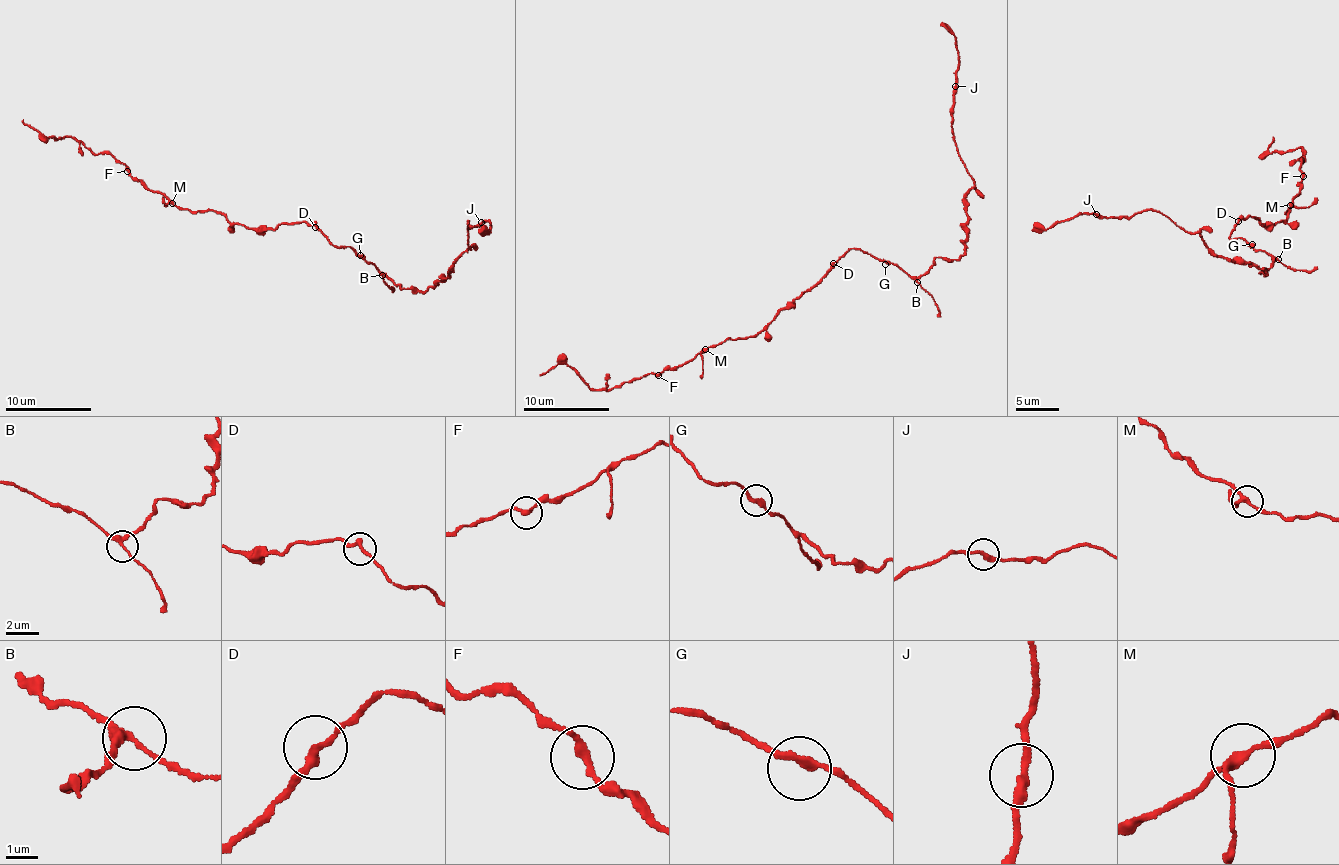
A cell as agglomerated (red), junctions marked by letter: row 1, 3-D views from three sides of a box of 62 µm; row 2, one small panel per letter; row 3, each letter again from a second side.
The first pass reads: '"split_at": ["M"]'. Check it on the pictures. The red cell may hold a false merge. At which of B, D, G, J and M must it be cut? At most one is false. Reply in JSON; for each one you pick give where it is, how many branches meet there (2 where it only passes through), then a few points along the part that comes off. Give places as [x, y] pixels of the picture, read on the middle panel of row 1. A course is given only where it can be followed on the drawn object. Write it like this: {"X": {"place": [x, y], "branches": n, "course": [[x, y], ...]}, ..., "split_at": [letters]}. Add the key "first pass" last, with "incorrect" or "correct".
{"split_at": [], "first pass": "incorrect"}

